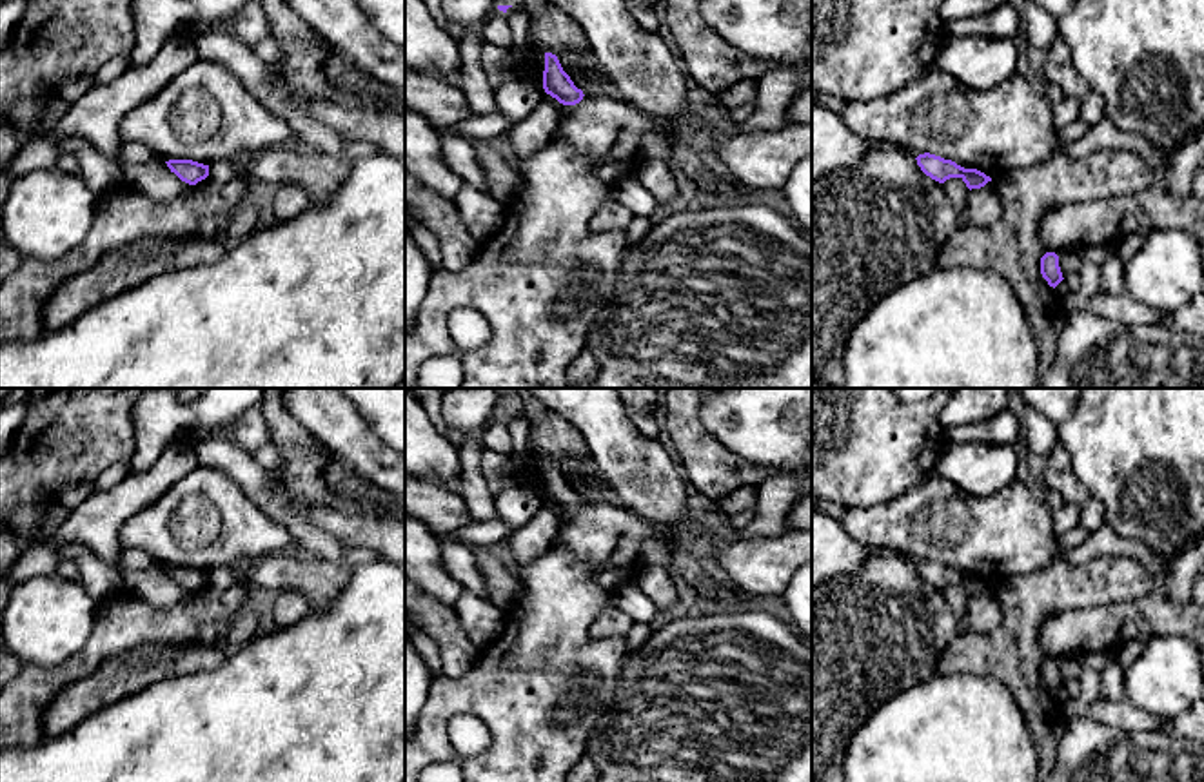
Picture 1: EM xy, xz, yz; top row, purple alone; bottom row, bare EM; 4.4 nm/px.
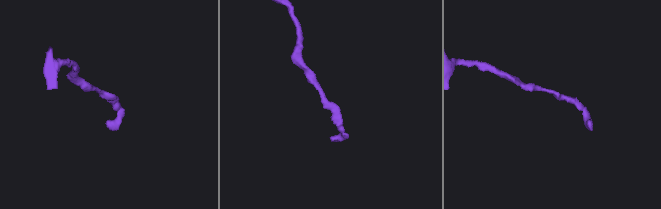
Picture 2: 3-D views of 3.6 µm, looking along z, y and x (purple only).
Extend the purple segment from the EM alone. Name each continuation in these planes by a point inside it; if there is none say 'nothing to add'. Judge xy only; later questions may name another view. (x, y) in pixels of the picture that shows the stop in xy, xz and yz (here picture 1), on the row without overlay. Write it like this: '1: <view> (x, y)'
nothing to add

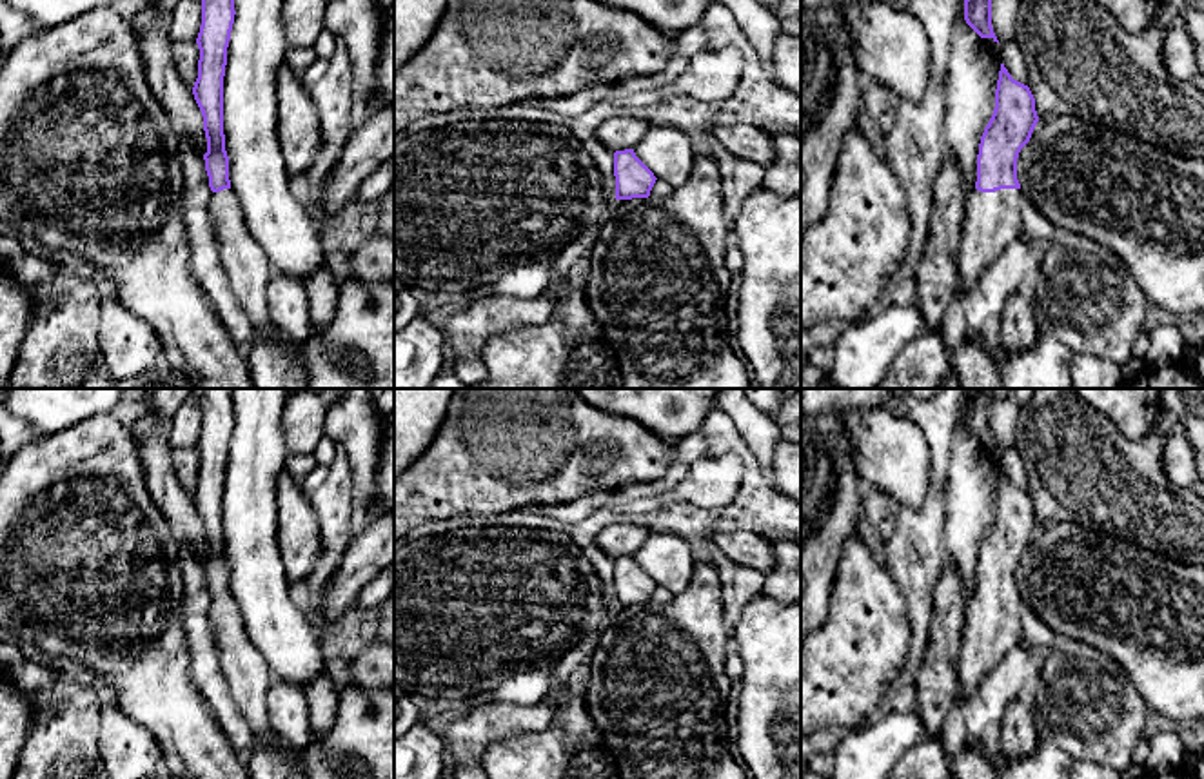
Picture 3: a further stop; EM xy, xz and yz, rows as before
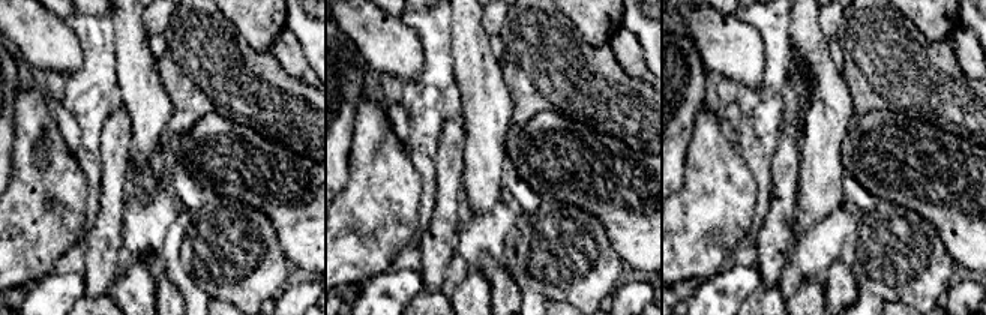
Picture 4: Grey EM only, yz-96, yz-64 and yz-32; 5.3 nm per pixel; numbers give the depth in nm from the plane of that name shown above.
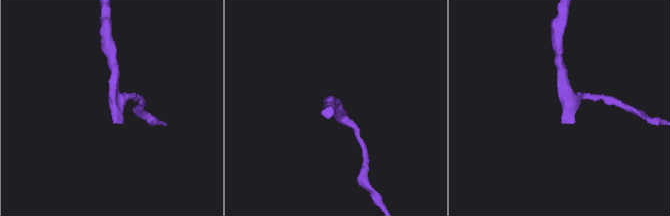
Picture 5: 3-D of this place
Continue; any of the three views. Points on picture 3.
1: yz (992, 627)

